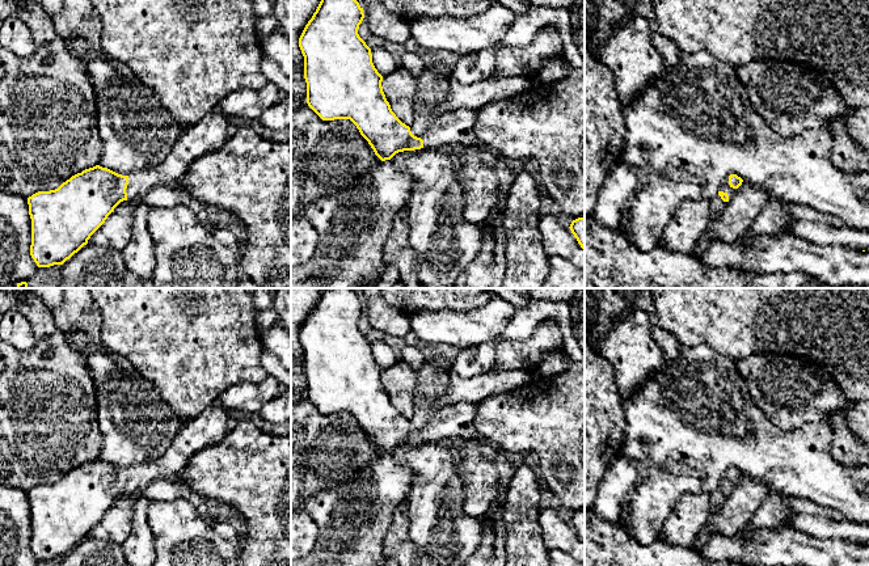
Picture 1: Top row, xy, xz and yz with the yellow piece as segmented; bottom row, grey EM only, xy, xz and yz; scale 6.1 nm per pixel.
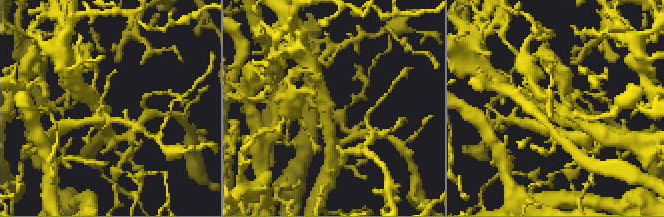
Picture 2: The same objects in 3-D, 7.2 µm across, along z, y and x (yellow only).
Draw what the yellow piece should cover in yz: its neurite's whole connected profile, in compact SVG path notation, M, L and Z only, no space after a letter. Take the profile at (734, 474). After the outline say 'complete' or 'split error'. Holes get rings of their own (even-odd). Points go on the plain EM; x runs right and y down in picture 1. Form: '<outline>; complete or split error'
M730 468L725 470L721 480L718 481L718 489L724 495L729 495L729 493L734 489L735 483L742 478L743 473L737 468Z; split error

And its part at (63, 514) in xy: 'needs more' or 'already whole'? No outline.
needs more

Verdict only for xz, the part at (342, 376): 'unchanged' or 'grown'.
grown

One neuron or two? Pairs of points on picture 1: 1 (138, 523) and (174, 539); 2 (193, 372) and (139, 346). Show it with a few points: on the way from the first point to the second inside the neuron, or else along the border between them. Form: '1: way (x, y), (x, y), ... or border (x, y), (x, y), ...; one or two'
1: border (150, 502), (147, 522), (152, 533), (155, 552); two
2: way (180, 368), (157, 346), (152, 346); one

